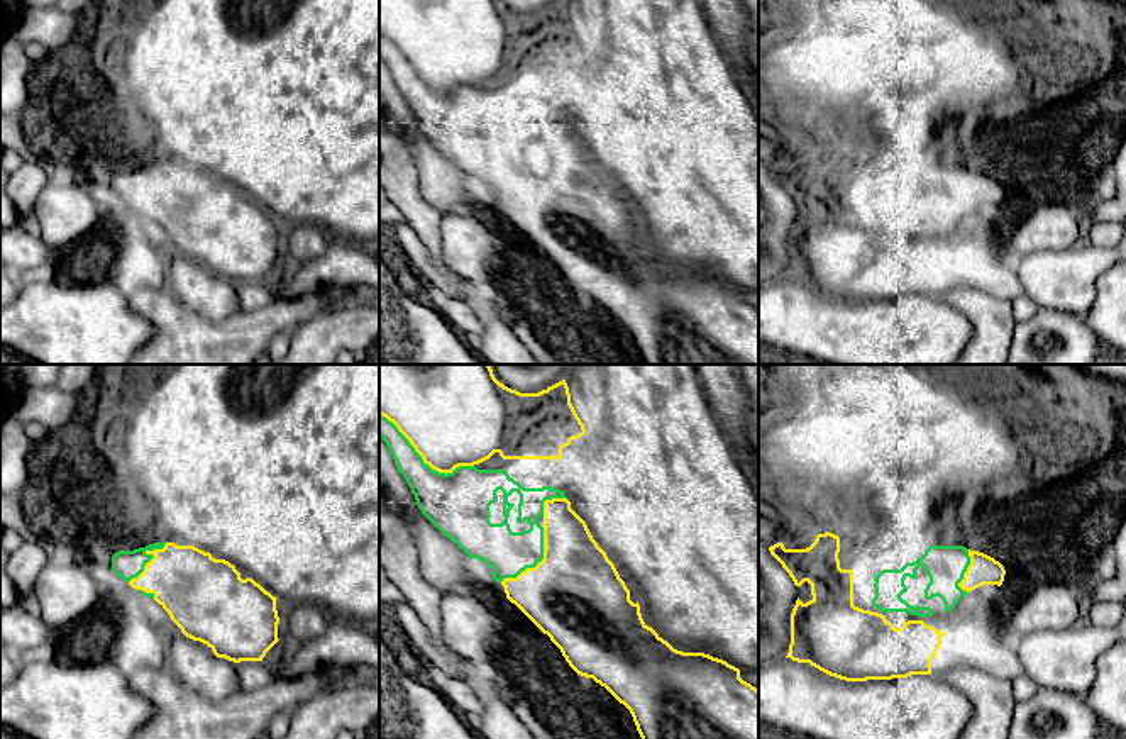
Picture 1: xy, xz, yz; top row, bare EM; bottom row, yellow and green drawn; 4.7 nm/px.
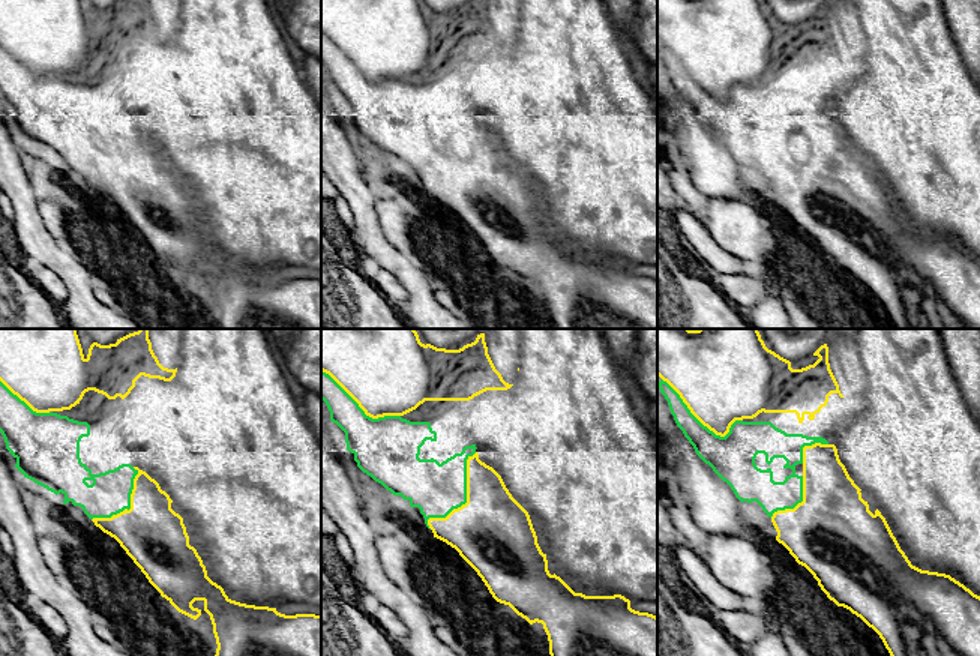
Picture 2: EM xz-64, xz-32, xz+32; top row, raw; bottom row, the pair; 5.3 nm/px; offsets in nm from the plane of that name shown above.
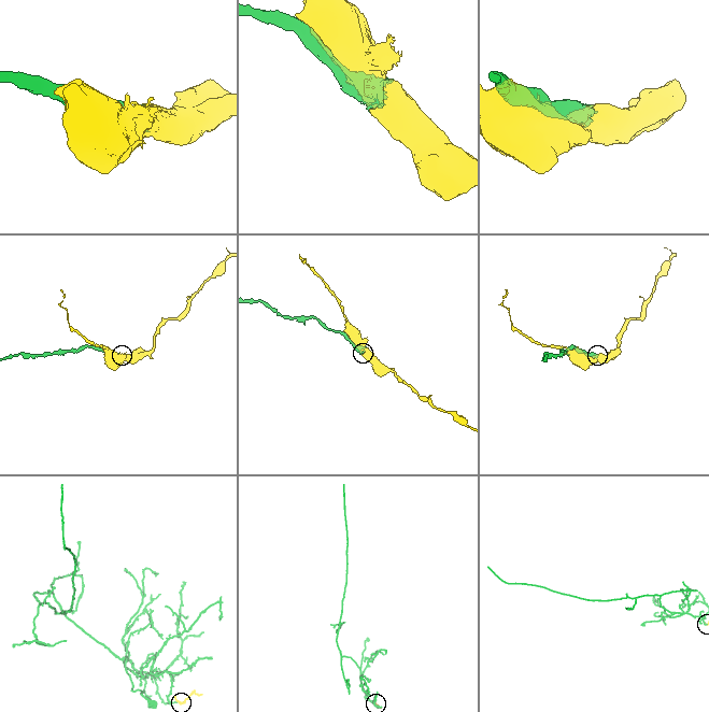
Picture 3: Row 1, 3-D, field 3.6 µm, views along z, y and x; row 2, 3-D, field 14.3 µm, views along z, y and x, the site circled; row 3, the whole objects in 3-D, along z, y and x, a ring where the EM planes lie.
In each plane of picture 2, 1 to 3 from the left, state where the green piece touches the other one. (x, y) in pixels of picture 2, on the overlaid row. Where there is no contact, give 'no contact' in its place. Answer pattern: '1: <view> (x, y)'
1: xz-64 (131, 508)
2: xz-32 (467, 499)
3: xz+32 (701, 422)

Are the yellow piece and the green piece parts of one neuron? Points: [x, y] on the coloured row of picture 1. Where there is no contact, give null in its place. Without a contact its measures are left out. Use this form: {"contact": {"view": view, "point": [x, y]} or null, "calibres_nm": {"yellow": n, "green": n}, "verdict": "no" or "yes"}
{"contact": {"view": "xz", "point": [424, 461]}, "calibres_nm": {"yellow": 460, "green": 300}, "verdict": "yes"}

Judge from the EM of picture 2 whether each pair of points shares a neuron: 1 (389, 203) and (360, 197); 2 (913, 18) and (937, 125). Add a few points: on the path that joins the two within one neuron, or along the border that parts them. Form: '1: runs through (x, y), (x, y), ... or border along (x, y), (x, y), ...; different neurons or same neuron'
1: border along (378, 192), (375, 213), (380, 230), (384, 234); different neurons
2: runs through (913, 45), (914, 98); same neuron

